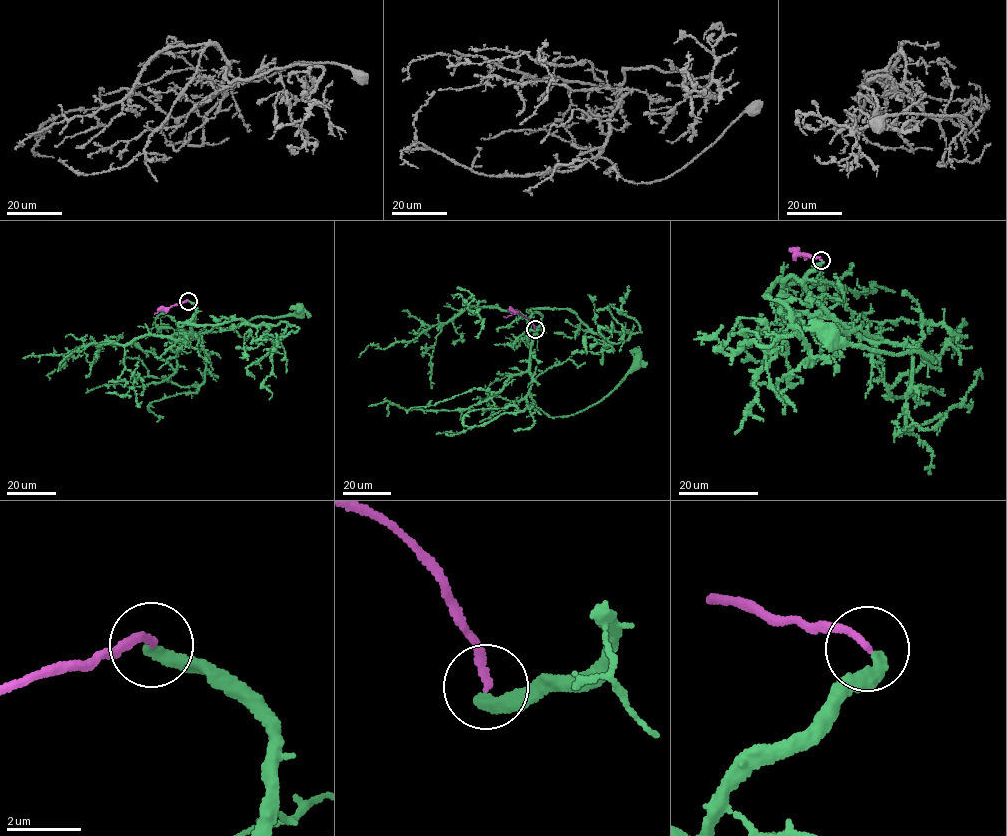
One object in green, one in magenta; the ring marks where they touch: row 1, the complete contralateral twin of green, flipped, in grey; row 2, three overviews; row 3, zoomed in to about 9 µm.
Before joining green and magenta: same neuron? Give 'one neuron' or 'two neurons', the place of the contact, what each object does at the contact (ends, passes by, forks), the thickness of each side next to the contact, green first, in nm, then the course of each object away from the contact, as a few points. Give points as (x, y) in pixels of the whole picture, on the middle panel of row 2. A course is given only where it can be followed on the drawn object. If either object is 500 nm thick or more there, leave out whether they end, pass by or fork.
two neurons | (535, 329) | green ends | magenta ends | 380/190 nm | green via (535, 330), (542, 325), (530, 352), (529, 396), (550, 416), (570, 416), (598, 403), (636, 362) | magenta via (535, 330), (529, 319), (519, 313), (504, 316)

